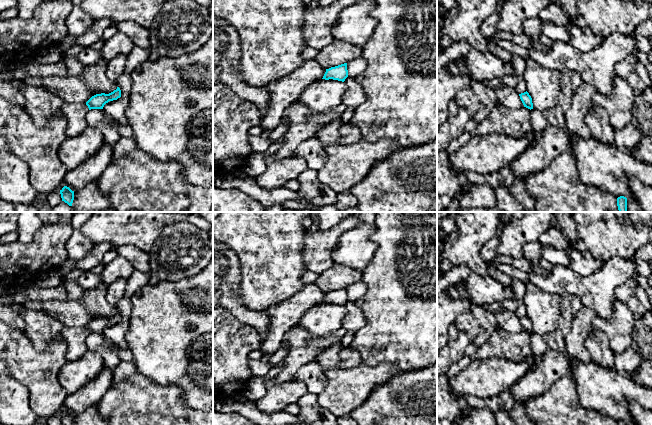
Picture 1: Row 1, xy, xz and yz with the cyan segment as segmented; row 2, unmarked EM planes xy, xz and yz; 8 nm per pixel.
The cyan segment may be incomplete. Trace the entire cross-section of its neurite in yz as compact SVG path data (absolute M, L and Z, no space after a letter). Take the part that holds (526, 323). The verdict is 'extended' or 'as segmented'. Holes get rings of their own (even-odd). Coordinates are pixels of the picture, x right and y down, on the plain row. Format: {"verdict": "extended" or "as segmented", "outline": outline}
{"verdict": "as segmented", "outline": "M527 315L519 318L519 320L520 320L520 323L521 323L524 331L526 331L530 334L533 333L532 322Z"}

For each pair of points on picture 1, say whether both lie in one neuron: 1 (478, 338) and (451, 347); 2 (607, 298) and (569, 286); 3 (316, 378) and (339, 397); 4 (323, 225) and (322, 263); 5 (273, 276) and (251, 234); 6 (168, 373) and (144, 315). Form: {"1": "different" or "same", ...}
{"1": "different", "2": "same", "3": "different", "4": "different", "5": "same", "6": "same"}

